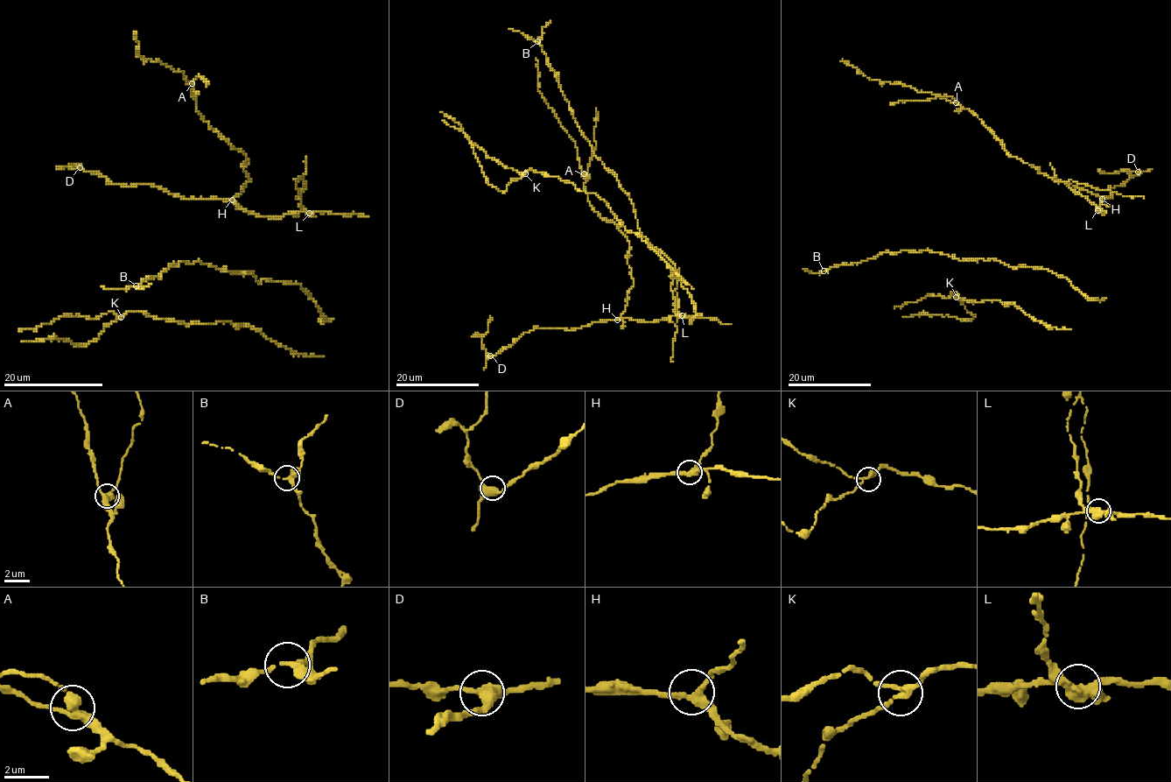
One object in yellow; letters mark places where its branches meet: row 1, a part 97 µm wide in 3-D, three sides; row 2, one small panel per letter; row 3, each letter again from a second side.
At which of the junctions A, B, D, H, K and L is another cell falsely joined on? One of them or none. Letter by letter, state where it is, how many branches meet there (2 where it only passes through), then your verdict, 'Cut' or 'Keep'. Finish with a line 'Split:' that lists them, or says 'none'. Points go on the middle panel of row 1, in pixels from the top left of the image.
A: Place: (584, 173). Branches: 3. Keep
B: Place: (537, 41). Branches: 3. Keep
D: Place: (490, 355). Branches: 3. Keep
H: Place: (617, 320). Branches: 3. Keep
K: Place: (525, 173). Branches: 3. Keep
L: Place: (682, 315). Branches: 3. Cut
Split: L

